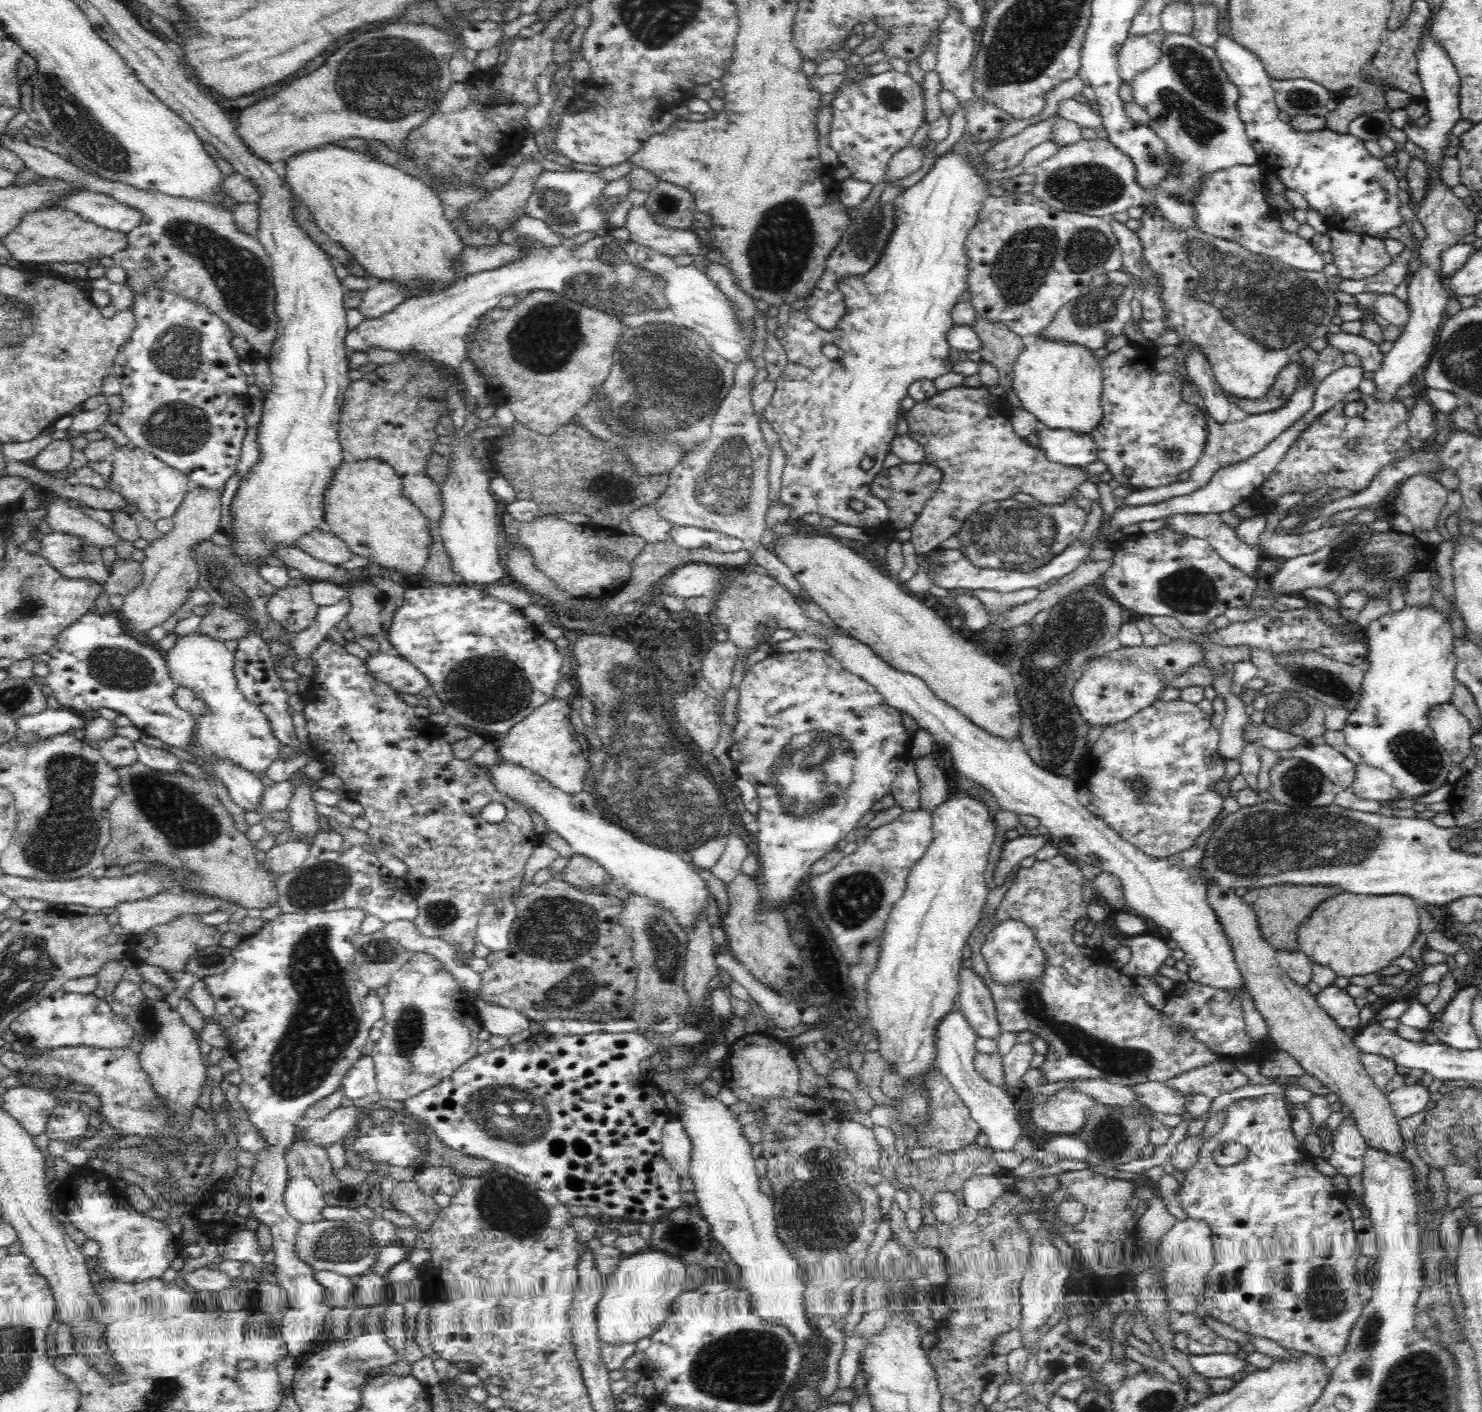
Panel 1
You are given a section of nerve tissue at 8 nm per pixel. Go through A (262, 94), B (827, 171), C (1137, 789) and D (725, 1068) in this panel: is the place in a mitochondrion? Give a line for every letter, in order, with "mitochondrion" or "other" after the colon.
A: other
B: other
C: mitochondrion
D: other

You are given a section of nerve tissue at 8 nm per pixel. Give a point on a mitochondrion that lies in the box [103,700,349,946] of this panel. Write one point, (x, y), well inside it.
(173, 810)

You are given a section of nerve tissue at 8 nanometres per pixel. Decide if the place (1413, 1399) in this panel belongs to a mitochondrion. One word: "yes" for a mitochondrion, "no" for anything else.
yes

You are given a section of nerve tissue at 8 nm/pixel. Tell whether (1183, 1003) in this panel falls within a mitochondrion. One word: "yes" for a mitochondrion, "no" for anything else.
no

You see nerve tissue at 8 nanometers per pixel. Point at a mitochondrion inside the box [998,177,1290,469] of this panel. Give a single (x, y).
(1101, 304)

